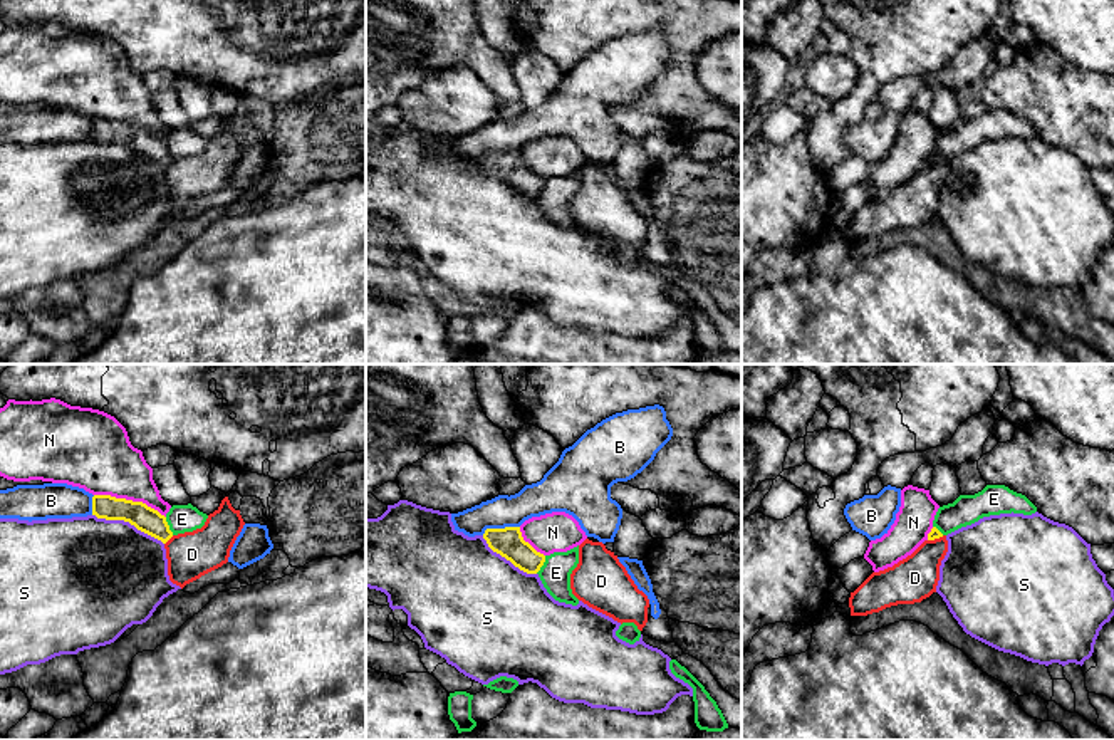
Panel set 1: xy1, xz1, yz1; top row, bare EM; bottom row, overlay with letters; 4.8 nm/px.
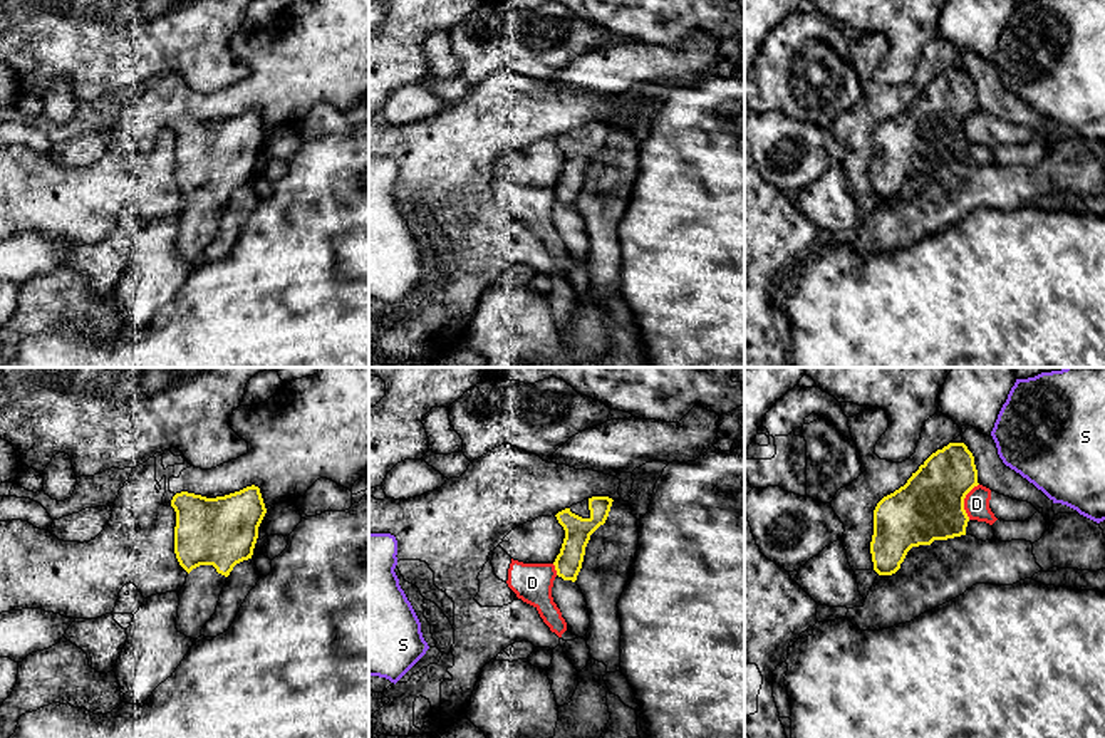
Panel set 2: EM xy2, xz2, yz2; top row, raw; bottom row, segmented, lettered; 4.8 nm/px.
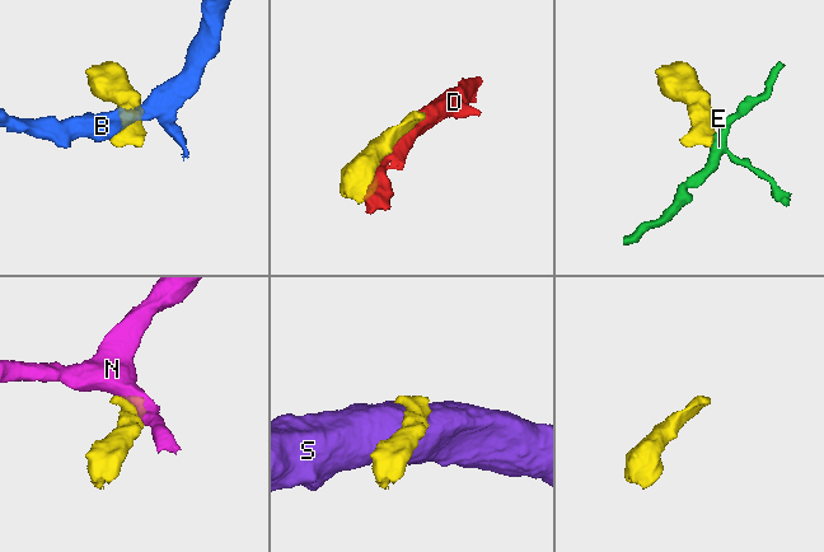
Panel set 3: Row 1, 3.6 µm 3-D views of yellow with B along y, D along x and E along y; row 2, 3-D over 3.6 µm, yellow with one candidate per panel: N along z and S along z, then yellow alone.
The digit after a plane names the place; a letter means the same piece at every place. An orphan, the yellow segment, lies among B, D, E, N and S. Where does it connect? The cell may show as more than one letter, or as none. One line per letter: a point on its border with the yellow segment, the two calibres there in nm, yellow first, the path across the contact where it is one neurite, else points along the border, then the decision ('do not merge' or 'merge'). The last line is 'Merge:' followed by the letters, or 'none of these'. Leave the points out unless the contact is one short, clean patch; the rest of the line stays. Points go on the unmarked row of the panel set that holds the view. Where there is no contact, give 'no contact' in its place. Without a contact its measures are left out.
B: xz1 (500, 153) | 140/160 nm | do not merge
D: yz2 (963, 126) | 320/130 nm | do not merge
E: xy1 (168, 150) | 120/130 nm | along xy1 (165, 141), (173, 158) | do not merge
N: xy1 (130, 125) | 120/320 nm | do not merge
S: xy1 (128, 145) | 120/480 nm | do not merge
Merge: none of these

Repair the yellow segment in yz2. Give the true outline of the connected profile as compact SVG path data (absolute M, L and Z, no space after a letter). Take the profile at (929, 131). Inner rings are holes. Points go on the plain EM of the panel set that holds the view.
M964 67L932 77L904 111L874 134L870 178L879 200L900 193L912 171L966 159L966 119L978 111L974 81Z

